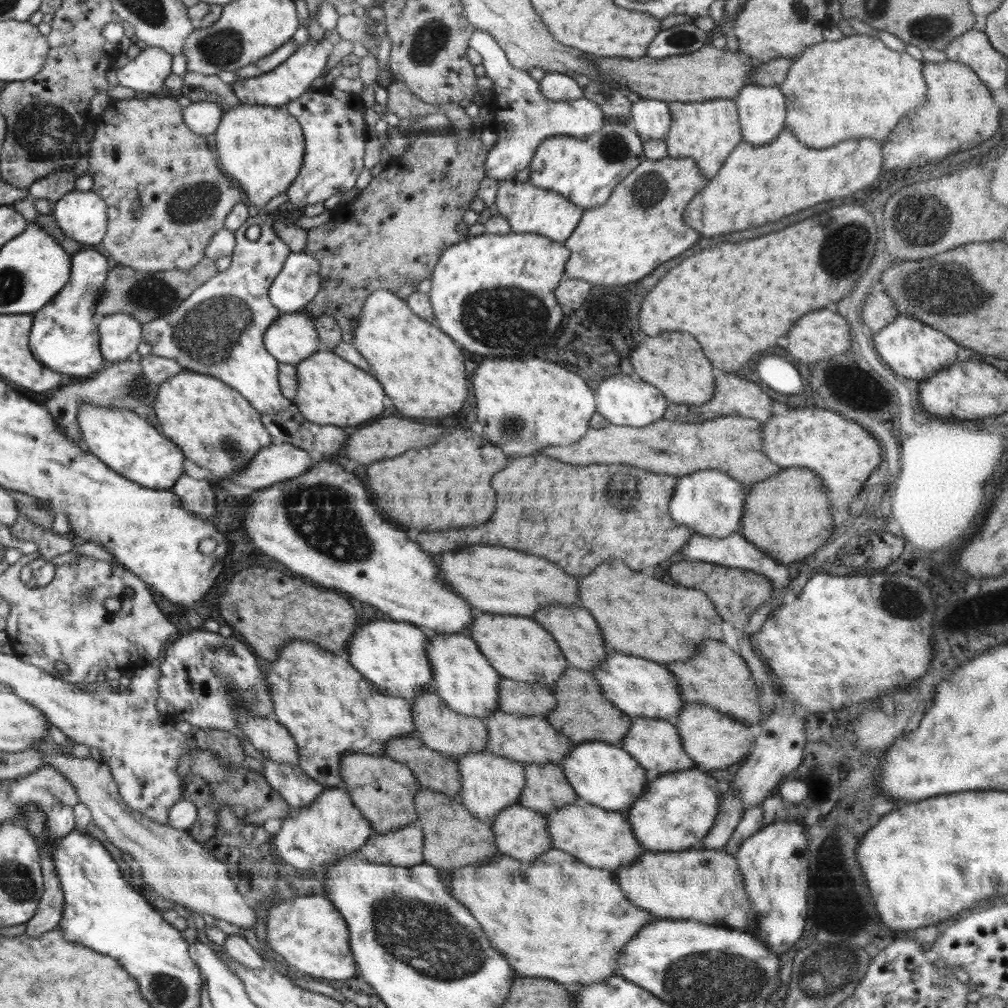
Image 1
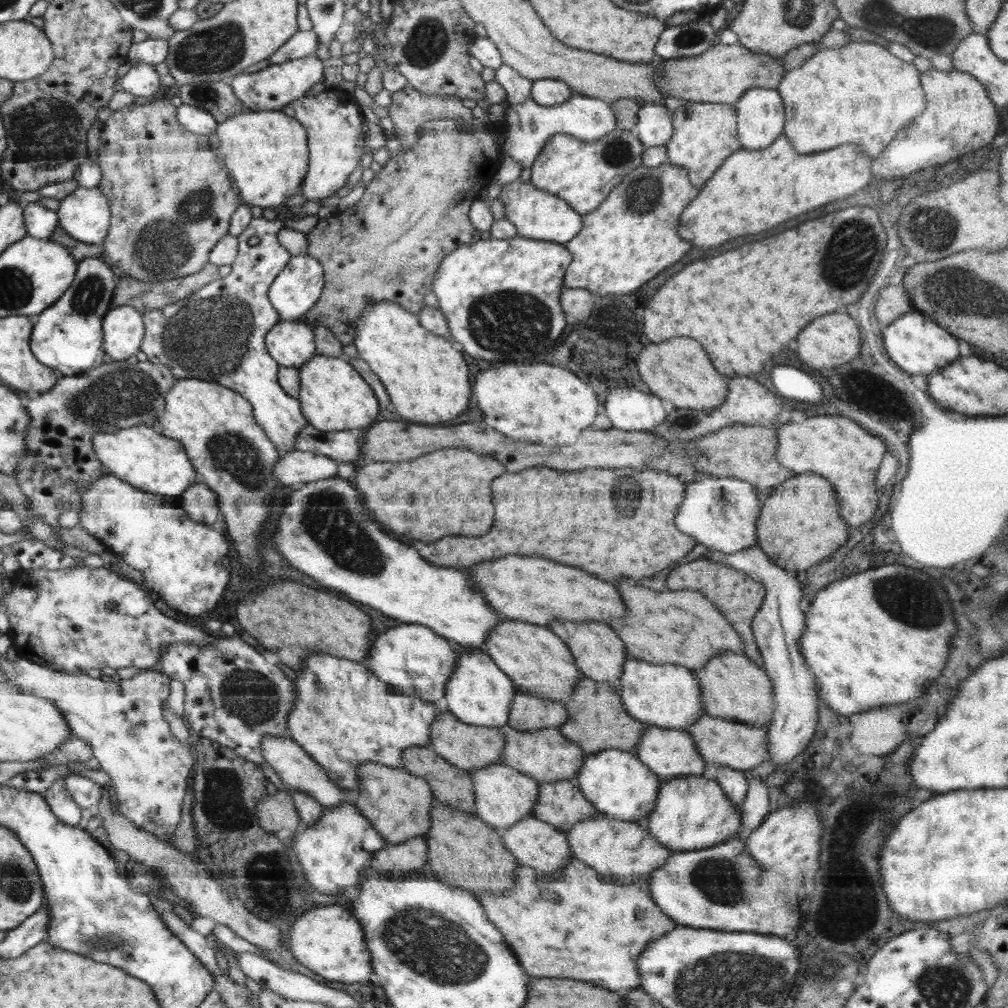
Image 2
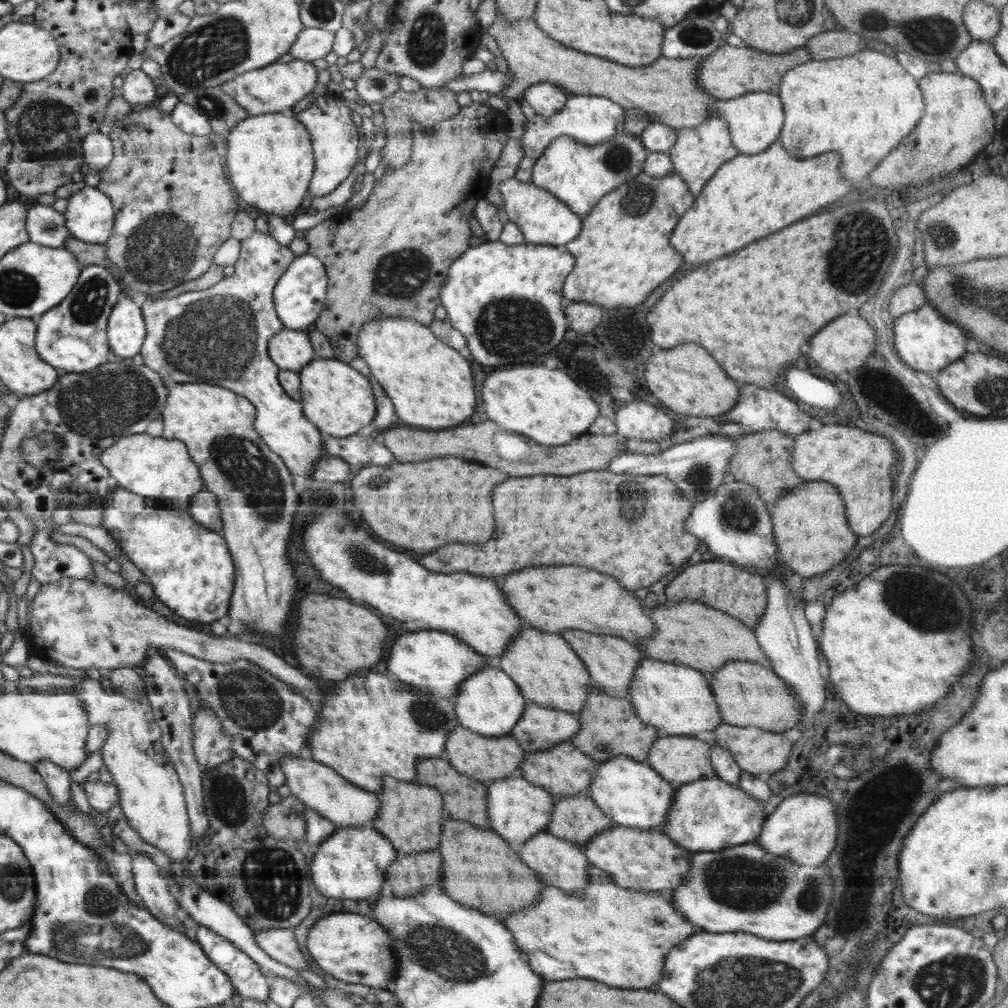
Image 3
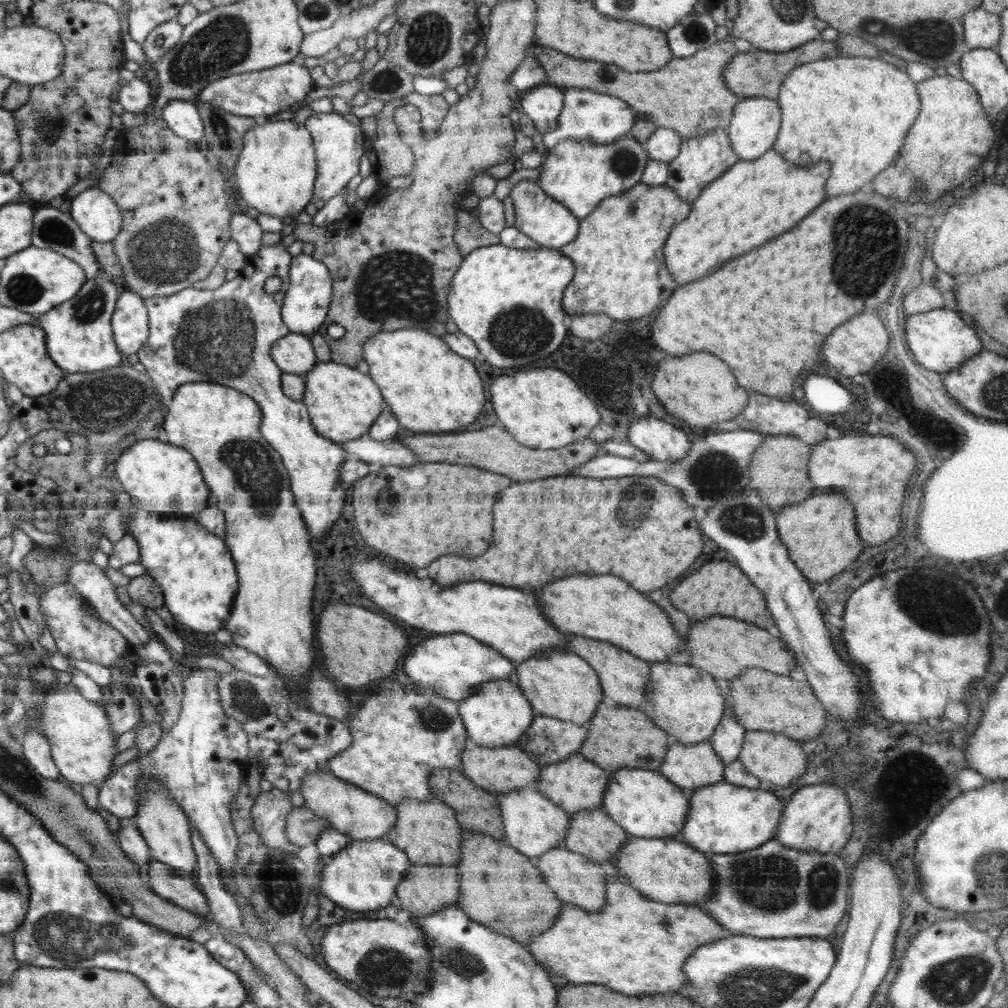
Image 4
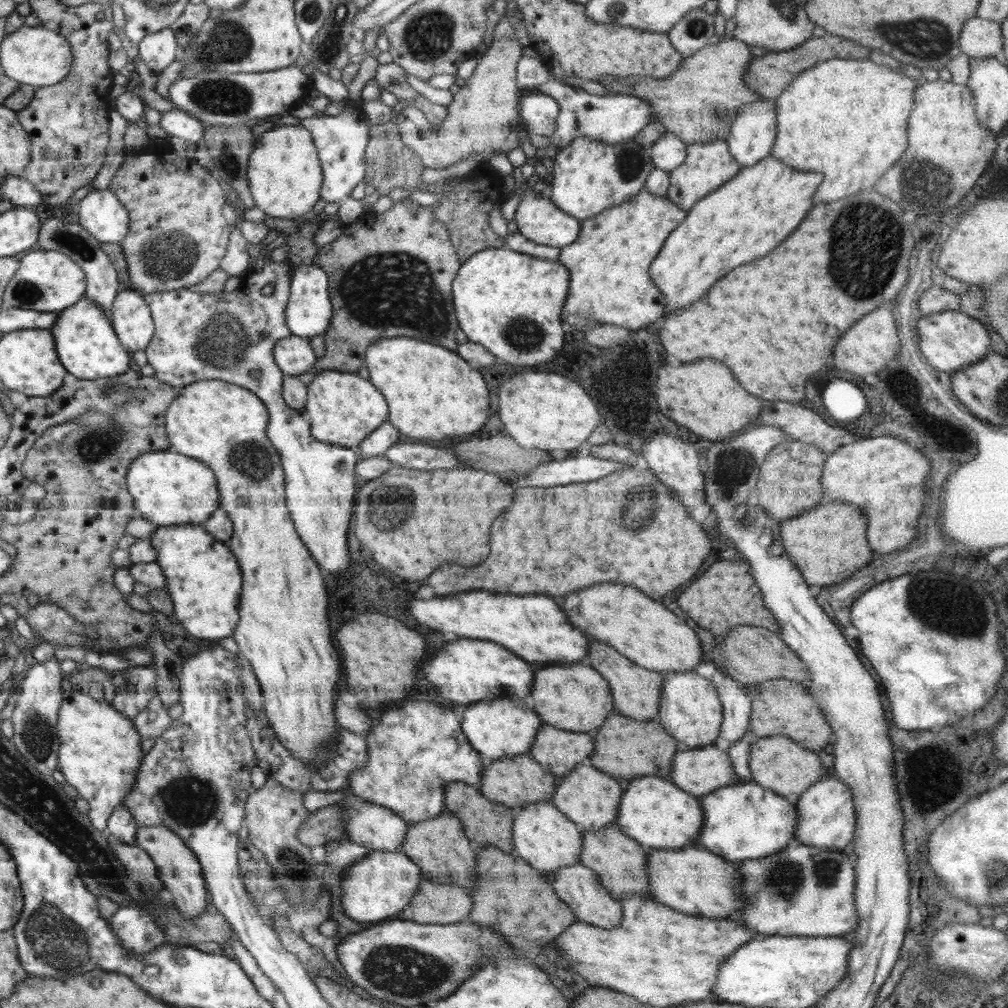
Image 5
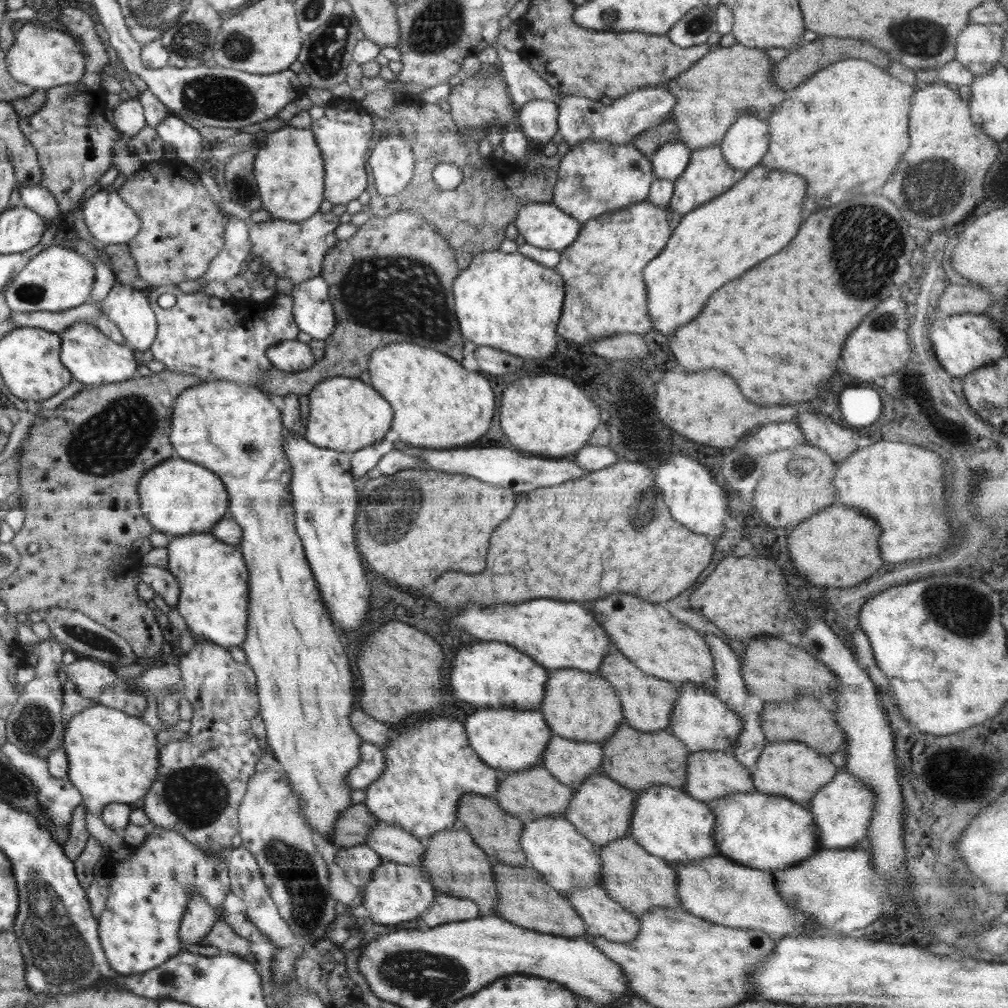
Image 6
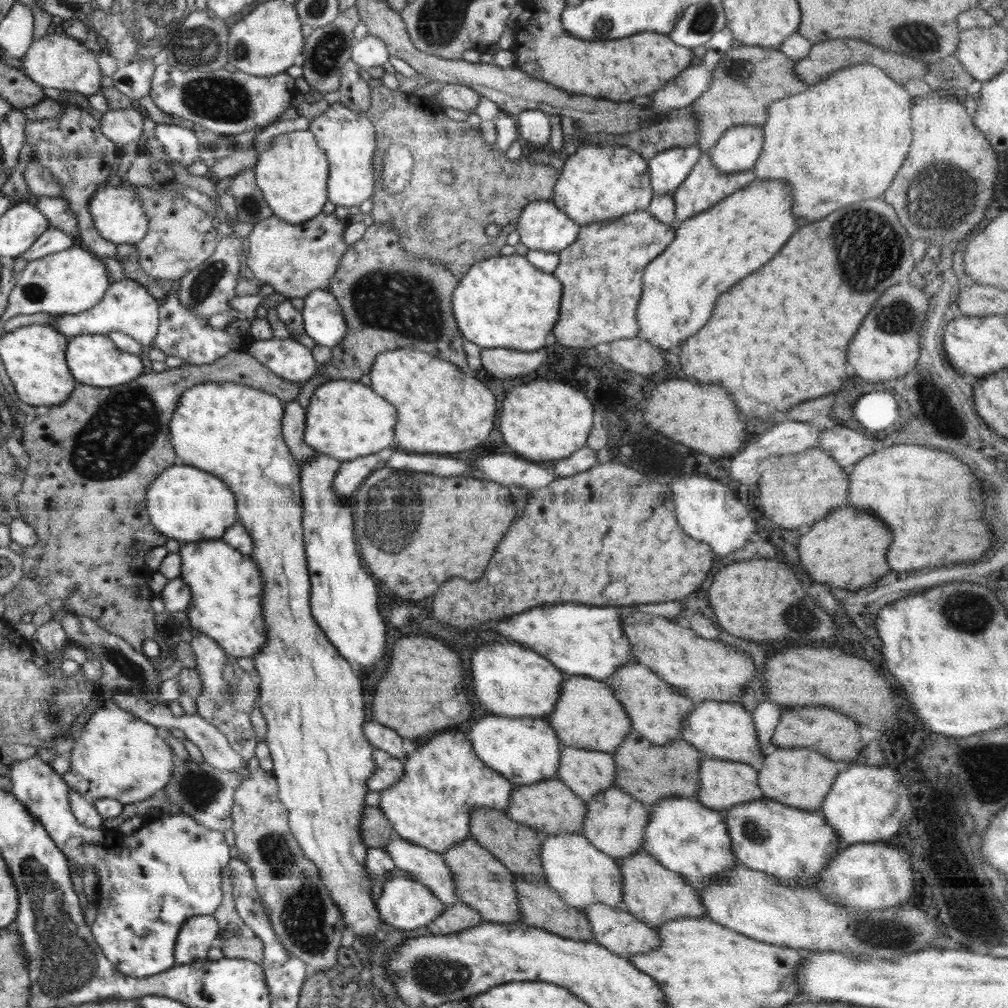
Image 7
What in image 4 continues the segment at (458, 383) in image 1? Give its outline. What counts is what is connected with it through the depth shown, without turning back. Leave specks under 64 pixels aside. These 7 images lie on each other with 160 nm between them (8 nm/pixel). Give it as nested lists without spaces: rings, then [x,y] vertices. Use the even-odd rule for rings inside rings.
[[[414,328],[379,332],[370,336],[363,346],[363,359],[369,366],[369,375],[380,386],[384,400],[392,408],[400,426],[412,432],[452,432],[464,430],[472,424],[484,406],[482,382],[471,359],[456,354],[444,339]]]

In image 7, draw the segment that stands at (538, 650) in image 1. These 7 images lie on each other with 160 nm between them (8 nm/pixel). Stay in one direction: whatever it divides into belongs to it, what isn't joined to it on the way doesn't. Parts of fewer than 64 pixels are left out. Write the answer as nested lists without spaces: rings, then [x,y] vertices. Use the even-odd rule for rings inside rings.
[[[567,675],[555,709],[546,717],[562,747],[593,749],[614,754],[632,732],[631,720],[614,696],[608,681],[583,675]]]

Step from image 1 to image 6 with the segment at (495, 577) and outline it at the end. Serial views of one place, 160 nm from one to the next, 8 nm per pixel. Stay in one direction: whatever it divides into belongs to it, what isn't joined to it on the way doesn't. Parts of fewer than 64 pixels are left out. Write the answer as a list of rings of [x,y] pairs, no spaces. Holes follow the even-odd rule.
[[[610,594],[608,598],[598,600],[594,606],[596,618],[606,630],[615,650],[642,672],[675,685],[684,682],[711,684],[715,675],[714,663],[703,635],[679,621],[668,610],[628,594]]]

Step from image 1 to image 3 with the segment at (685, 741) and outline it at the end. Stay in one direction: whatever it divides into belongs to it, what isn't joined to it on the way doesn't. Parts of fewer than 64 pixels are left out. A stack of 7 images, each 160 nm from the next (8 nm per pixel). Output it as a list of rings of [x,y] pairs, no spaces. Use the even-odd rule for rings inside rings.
[[[721,722],[714,730],[715,744],[722,745],[734,757],[736,764],[747,773],[757,775],[768,772],[771,776],[784,770],[786,761],[793,750],[792,741],[781,733],[767,731],[758,727],[740,727]]]

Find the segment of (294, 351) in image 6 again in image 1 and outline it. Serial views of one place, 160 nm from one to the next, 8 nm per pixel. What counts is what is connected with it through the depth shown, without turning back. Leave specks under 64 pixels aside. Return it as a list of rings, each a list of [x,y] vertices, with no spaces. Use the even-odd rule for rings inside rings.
[[[300,312],[281,314],[266,329],[263,343],[280,363],[294,365],[322,349],[314,320]]]

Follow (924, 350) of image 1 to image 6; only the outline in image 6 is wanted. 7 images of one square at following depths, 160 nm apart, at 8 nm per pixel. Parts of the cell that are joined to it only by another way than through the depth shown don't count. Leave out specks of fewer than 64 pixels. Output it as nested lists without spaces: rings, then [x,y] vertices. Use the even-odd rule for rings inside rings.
[[[958,313],[936,319],[929,329],[929,338],[938,362],[948,374],[964,377],[978,368],[986,367],[1006,357],[1006,338],[996,321],[983,313]]]

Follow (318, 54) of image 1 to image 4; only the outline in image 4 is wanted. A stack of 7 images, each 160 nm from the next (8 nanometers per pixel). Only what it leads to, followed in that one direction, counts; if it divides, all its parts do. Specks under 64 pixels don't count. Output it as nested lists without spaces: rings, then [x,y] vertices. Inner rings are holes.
[[[291,61],[262,71],[226,76],[216,82],[210,82],[196,97],[226,111],[228,115],[252,116],[252,119],[262,120],[254,116],[276,115],[290,109],[295,103],[303,102],[308,92],[315,86],[312,83],[313,78],[310,71],[304,65],[298,66]]]

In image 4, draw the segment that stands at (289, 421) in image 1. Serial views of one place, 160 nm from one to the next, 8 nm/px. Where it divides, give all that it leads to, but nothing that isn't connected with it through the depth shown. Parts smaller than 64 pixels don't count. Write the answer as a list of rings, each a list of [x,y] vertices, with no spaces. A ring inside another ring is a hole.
[[[364,434],[340,445],[351,458],[368,464],[380,464],[382,467],[418,464],[418,458],[414,456],[414,452],[410,452],[404,444],[396,442],[396,439],[374,440],[370,435]]]

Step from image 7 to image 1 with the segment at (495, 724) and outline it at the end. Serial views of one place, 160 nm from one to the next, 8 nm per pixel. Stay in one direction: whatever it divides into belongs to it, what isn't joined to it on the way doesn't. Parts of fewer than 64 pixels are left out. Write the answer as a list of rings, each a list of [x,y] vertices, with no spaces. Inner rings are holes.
[[[437,633],[433,638],[429,638],[426,658],[433,672],[431,686],[452,710],[464,716],[475,716],[485,720],[499,708],[499,682],[502,676],[490,666],[474,639],[468,634]]]

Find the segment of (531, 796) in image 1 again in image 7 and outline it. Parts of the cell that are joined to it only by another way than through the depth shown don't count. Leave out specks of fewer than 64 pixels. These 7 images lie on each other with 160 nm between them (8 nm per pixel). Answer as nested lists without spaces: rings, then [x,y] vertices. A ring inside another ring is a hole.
[[[642,851],[616,859],[623,878],[623,909],[633,914],[638,920],[653,928],[661,928],[668,920],[680,917],[706,918],[707,910],[702,904],[697,889],[693,889],[685,878],[668,870],[652,855]]]

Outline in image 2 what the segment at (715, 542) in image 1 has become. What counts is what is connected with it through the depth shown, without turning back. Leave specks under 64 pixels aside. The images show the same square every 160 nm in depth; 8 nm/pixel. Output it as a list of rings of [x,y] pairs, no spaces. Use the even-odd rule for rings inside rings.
[[[757,545],[748,547],[744,551],[730,553],[730,555],[726,553],[720,553],[720,555],[724,557],[720,561],[722,564],[746,573],[754,581],[761,583],[765,587],[765,599],[758,612],[753,616],[751,627],[756,646],[759,648],[760,657],[764,660],[763,669],[769,676],[773,686],[775,709],[771,723],[765,728],[769,738],[768,760],[771,760],[778,767],[780,764],[786,764],[792,758],[796,758],[806,746],[809,746],[810,739],[814,736],[818,724],[818,708],[823,706],[817,696],[814,673],[808,668],[806,662],[802,660],[802,654],[800,654],[799,640],[805,629],[805,614],[800,608],[803,593],[797,582],[797,577],[790,576],[786,570],[778,568]]]

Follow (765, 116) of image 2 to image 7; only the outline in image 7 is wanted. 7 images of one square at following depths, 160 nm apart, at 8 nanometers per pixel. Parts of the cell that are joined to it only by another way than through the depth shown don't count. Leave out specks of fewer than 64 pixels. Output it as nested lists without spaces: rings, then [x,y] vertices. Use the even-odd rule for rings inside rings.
[[[740,124],[724,131],[720,140],[706,152],[711,163],[722,173],[751,171],[757,163],[763,147],[764,129],[762,126]]]

